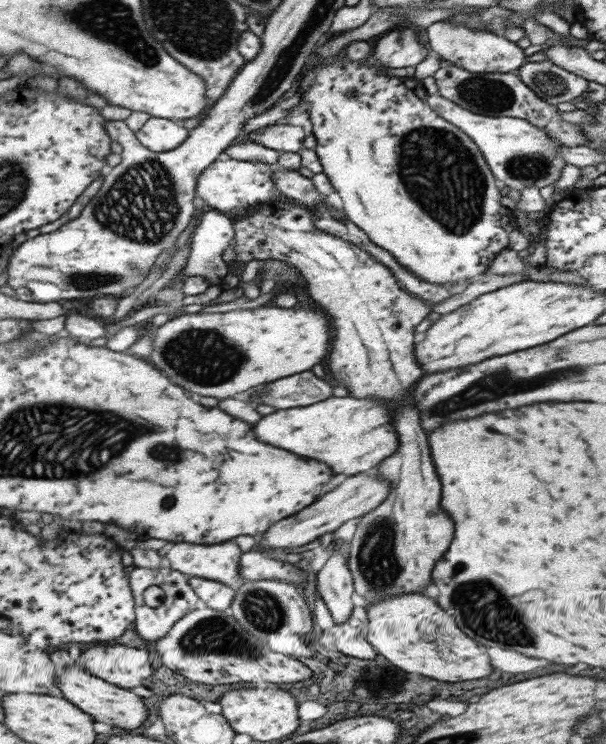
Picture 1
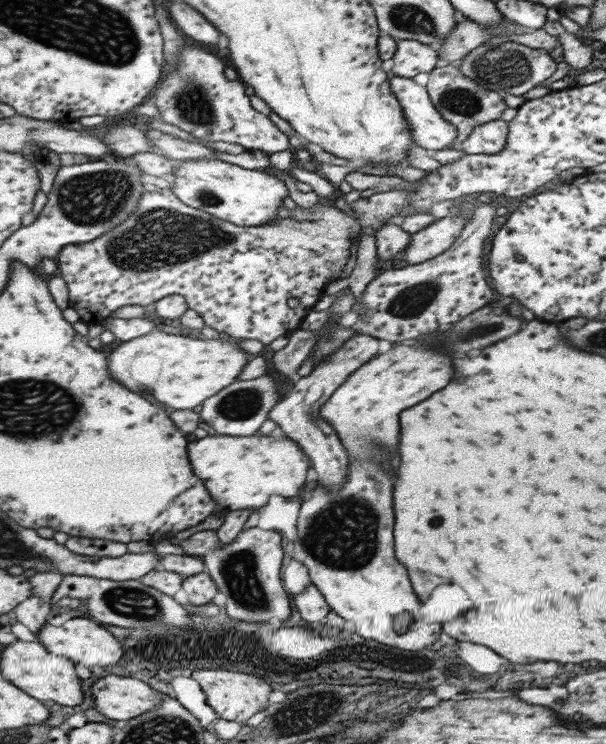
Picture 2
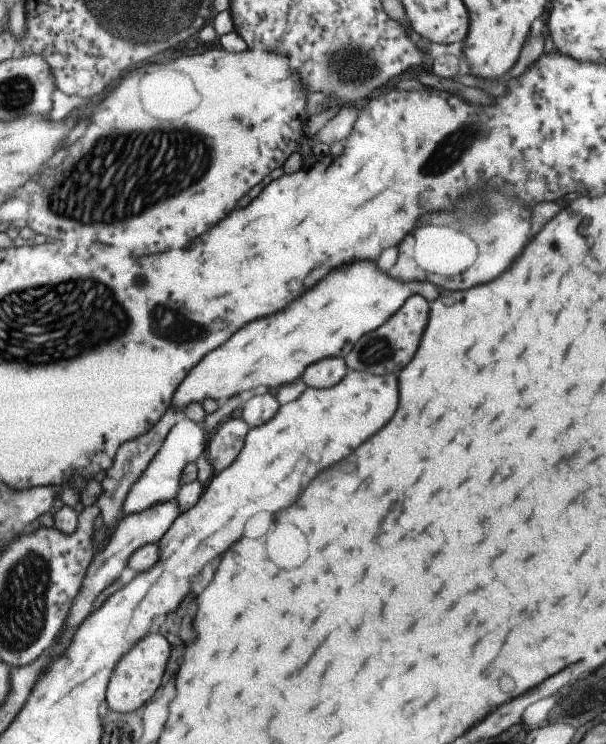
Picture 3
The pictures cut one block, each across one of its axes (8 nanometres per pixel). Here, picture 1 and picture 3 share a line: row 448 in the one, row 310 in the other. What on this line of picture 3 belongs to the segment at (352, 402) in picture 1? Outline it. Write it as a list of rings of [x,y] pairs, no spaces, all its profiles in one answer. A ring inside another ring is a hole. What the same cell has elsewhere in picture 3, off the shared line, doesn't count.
[[[361,261],[353,266],[341,266],[337,272],[331,272],[321,280],[311,292],[305,292],[301,298],[291,302],[283,312],[273,314],[249,322],[241,330],[237,330],[231,338],[222,342],[217,348],[209,351],[203,358],[187,373],[187,376],[179,383],[170,398],[170,408],[176,411],[178,416],[184,416],[185,406],[191,402],[199,402],[205,398],[220,403],[228,398],[255,390],[255,388],[277,388],[292,383],[301,376],[301,373],[314,362],[321,359],[341,357],[344,359],[348,352],[351,352],[355,344],[364,334],[375,330],[380,324],[383,324],[400,306],[409,295],[420,294],[430,303],[435,300],[437,285],[434,281],[396,281],[386,273],[379,272],[375,268],[373,261]]]

